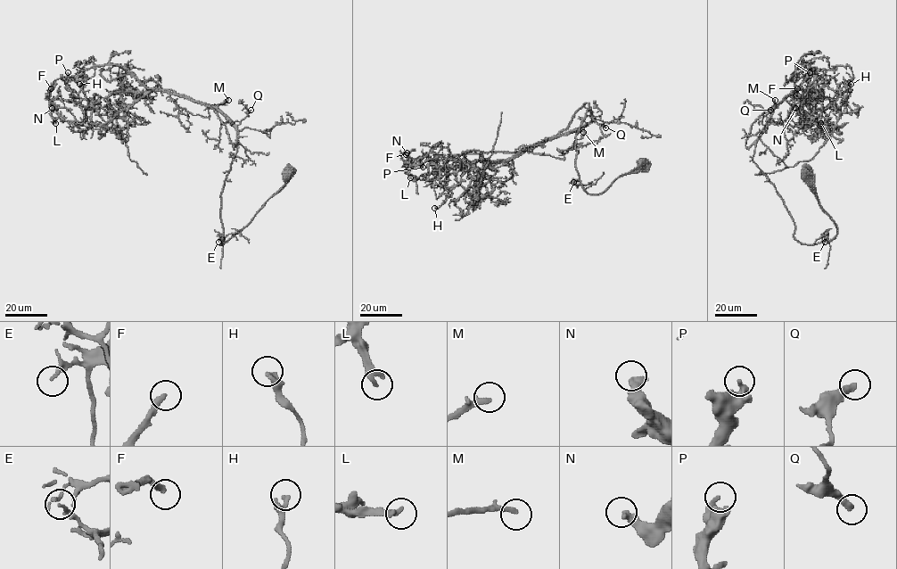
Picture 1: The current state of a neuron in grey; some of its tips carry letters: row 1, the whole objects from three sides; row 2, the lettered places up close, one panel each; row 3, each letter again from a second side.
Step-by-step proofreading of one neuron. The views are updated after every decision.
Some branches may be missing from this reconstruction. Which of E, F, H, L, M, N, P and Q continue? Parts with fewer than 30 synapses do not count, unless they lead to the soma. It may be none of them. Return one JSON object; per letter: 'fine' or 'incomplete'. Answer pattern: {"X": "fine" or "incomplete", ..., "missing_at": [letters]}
{"E": "fine", "F": "fine", "H": "fine", "L": "fine", "M": "fine", "N": "fine", "P": "fine", "Q": "fine", "missing_at": []}

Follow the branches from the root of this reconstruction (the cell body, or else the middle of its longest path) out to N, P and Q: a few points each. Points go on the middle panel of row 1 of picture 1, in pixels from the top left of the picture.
N: (640, 163), (603, 192), (585, 190), (575, 144), (588, 110), (585, 125), (506, 160), (466, 164), (407, 152)
P: (640, 163), (603, 192), (585, 190), (575, 144), (588, 110), (585, 125), (475, 177), (426, 154), (423, 167)
Q: (640, 163), (603, 192), (585, 190), (575, 164), (576, 135), (588, 110), (591, 121), (599, 119), (605, 127)

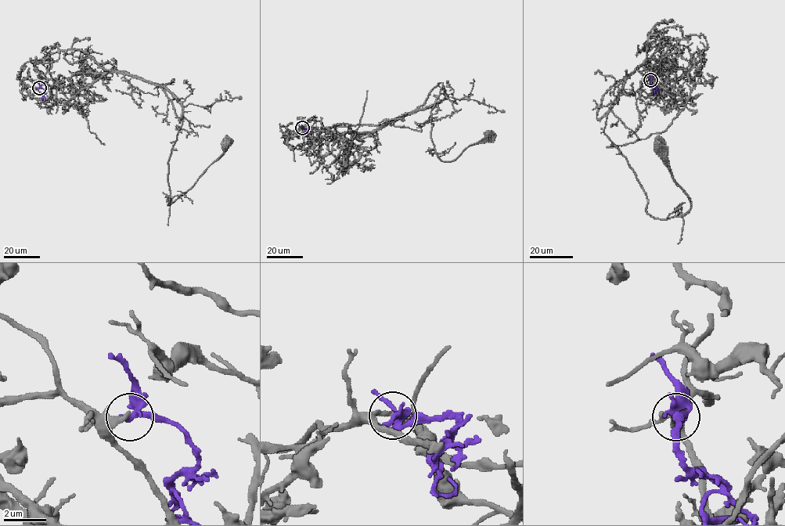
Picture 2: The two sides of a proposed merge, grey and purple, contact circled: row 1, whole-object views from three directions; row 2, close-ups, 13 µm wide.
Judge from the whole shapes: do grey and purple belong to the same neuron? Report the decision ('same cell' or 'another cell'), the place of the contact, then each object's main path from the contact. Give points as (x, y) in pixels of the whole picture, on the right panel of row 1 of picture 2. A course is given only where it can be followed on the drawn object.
another cell; place (650, 80); course grey (650, 80), (656, 95), (654, 59), (628, 77), (604, 134), (646, 210), (683, 215), (690, 199), (659, 147); course purple (650, 80), (654, 87), (653, 95)

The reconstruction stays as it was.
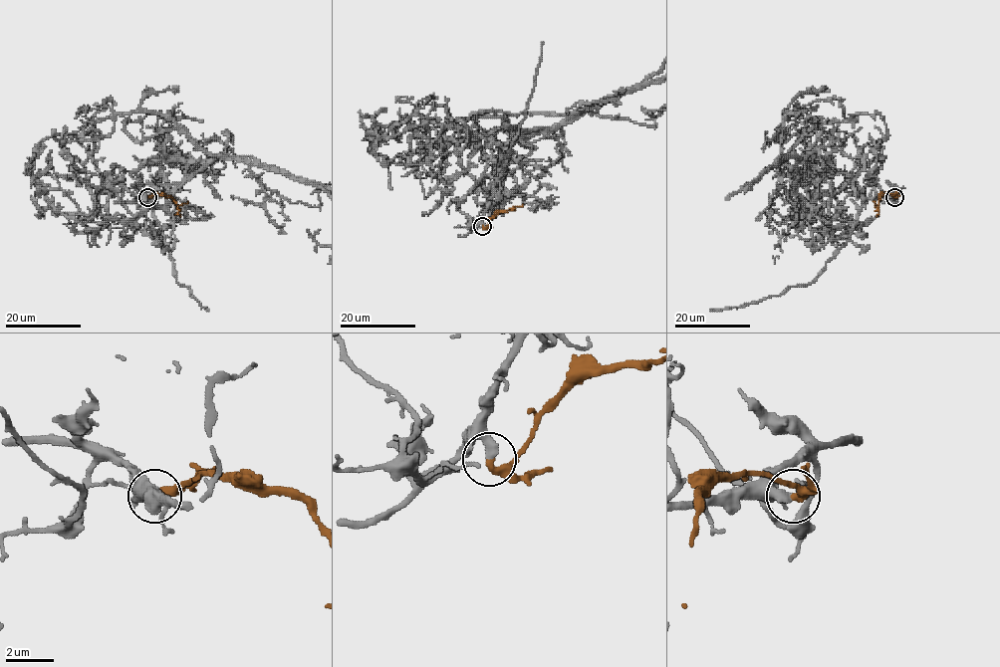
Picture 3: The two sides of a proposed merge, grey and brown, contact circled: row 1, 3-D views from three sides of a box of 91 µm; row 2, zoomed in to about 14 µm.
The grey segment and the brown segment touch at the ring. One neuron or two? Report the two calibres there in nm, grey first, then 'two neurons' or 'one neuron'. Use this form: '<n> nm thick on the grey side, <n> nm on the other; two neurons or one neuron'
280 nm thick on the grey side, 260 nm on the other; one neuron

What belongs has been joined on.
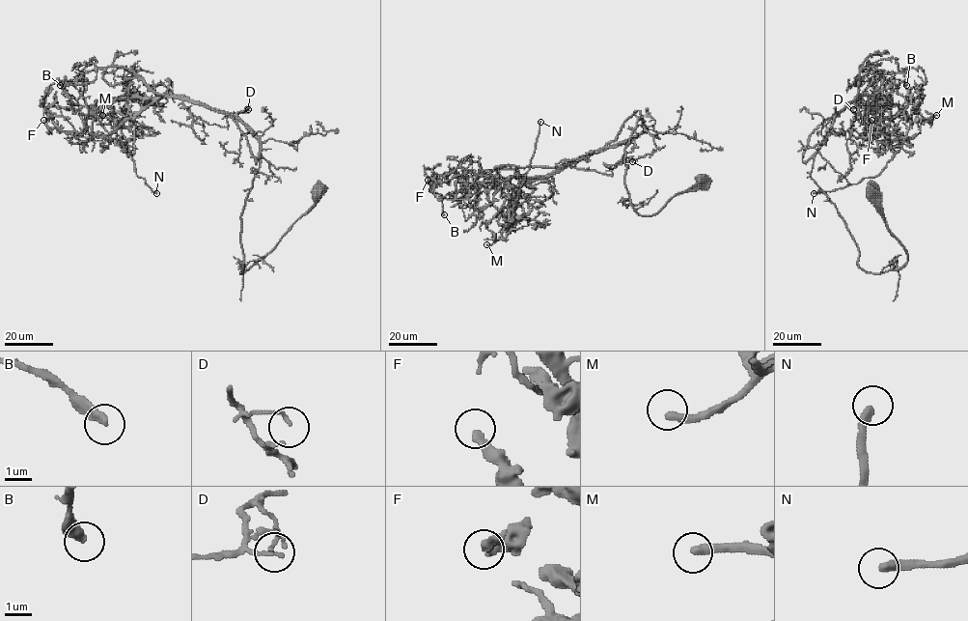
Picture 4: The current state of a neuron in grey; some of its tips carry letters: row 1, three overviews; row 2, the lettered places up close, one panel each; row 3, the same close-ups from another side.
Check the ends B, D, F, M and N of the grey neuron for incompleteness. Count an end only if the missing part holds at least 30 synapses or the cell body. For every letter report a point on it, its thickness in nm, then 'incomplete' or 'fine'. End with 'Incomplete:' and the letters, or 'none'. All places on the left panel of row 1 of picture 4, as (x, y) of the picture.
B: place (60, 85); calibre 380 nm; incomplete
D: place (248, 109); calibre 110 nm; fine
F: place (43, 120); calibre 280 nm; fine
M: place (102, 115); calibre 320 nm; fine
N: place (156, 193); calibre 320 nm; incomplete
Incomplete: B, N

